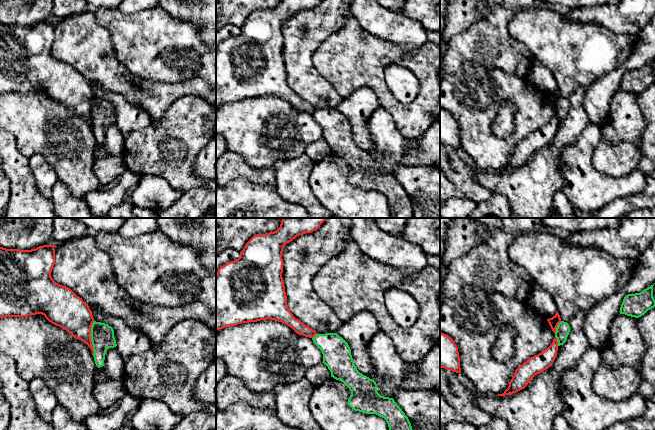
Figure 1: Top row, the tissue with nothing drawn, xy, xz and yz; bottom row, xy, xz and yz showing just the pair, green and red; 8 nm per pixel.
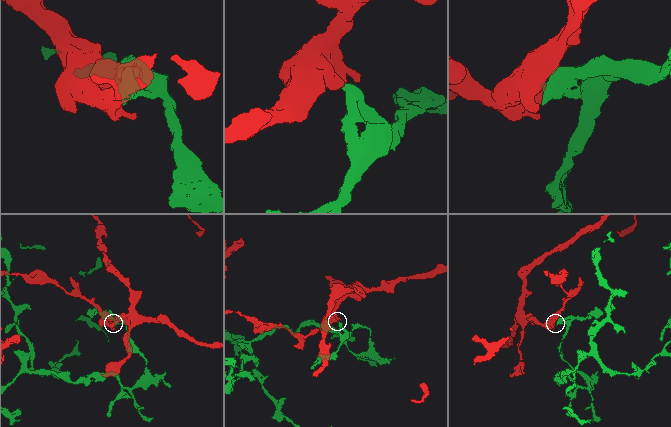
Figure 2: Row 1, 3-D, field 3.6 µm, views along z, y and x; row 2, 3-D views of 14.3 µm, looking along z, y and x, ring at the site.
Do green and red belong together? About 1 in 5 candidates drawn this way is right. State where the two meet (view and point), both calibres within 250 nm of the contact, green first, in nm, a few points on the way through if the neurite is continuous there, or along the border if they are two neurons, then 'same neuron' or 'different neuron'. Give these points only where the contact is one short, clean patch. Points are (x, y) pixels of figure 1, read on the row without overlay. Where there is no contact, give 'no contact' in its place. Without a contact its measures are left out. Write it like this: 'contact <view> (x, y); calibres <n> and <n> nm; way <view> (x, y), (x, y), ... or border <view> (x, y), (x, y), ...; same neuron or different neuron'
contact xy (91, 113); calibres 190 and 280 nm; border xy (94, 96), (90, 111), (92, 130); different neuron

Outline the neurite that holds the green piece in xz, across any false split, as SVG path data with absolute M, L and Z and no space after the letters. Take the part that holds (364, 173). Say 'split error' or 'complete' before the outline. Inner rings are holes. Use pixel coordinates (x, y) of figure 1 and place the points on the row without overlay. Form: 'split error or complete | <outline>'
complete | M337 109L316 110L312 116L322 127L323 139L330 146L331 153L343 158L351 167L348 181L355 187L384 194L393 218L413 218L408 193L393 174L377 168L374 156L357 146L348 119Z

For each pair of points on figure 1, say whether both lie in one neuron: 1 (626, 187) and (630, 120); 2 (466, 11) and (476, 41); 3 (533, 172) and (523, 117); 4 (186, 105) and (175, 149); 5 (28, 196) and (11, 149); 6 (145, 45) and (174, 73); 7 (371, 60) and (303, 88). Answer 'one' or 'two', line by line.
1: two
2: two
3: two
4: one
5: one
6: one
7: two

